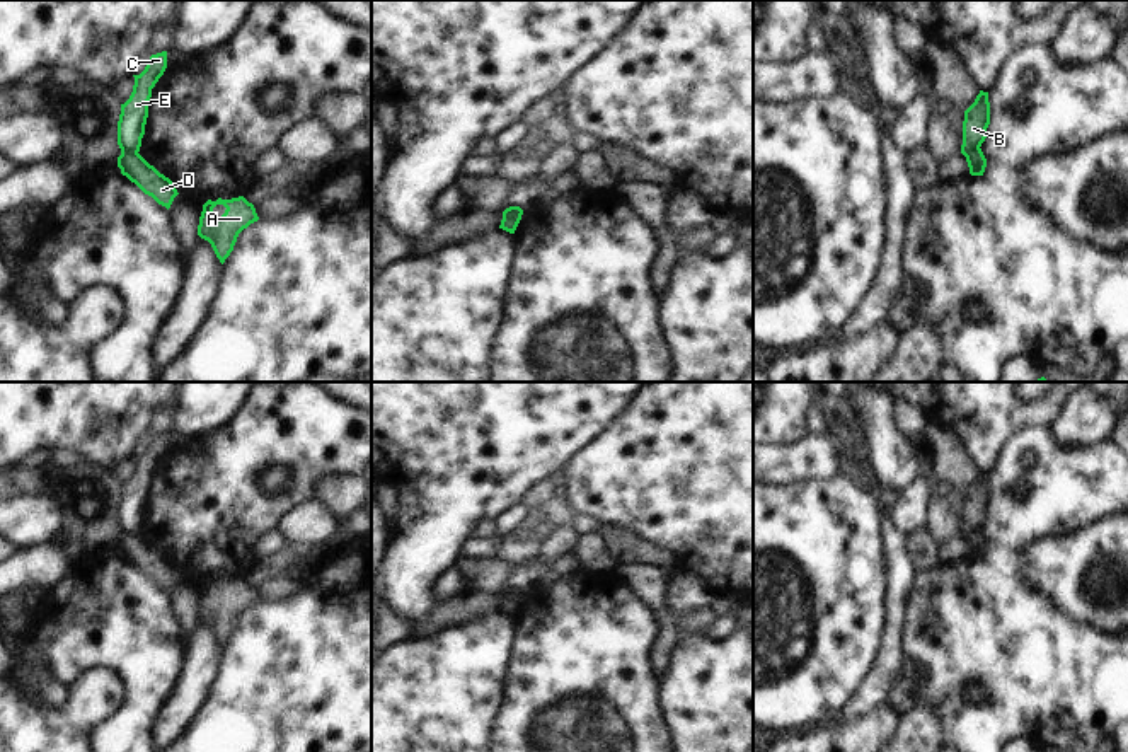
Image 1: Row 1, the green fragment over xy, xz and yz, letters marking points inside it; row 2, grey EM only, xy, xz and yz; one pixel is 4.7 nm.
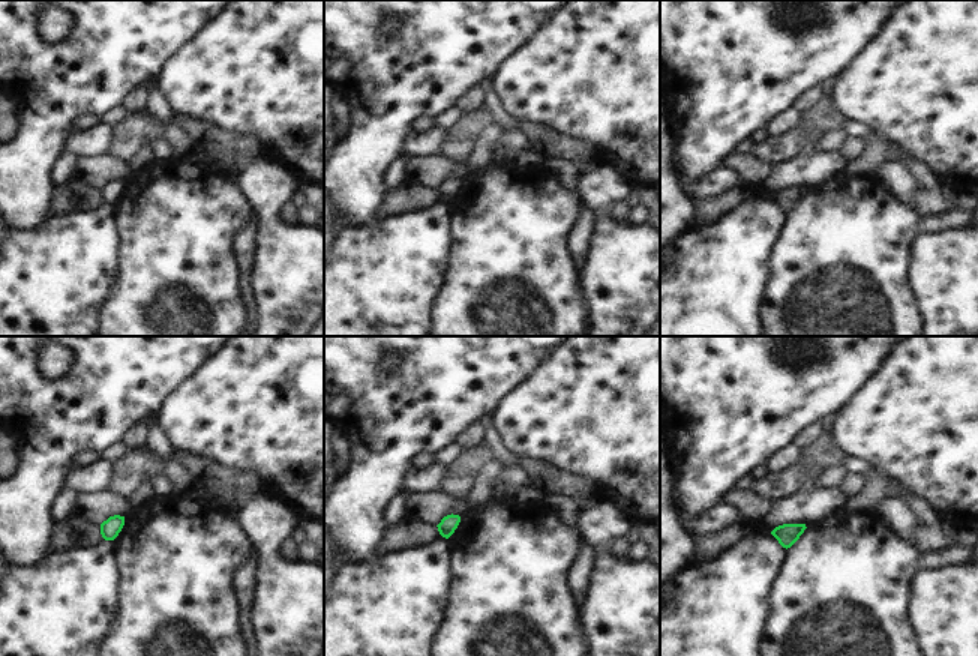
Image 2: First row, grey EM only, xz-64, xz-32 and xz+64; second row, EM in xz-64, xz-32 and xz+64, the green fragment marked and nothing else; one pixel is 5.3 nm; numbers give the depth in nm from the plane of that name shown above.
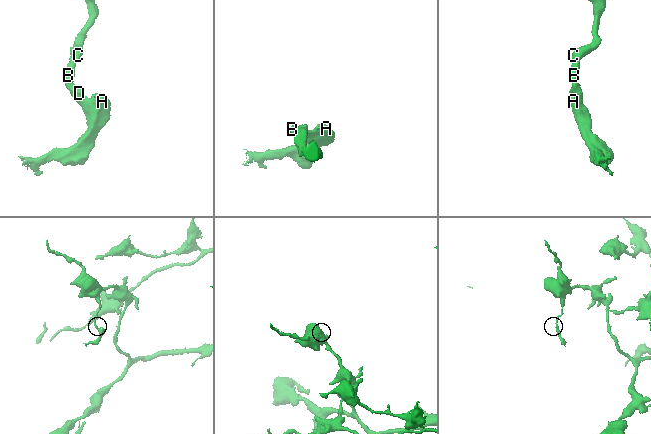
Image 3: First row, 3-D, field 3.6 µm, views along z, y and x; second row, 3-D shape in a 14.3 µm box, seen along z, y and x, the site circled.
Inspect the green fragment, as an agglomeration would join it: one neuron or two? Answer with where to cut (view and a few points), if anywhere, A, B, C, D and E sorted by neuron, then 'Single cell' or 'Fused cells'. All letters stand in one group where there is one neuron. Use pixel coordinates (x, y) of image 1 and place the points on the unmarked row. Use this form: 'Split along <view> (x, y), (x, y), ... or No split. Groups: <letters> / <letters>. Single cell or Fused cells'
Split along xz (503, 595), (520, 599). Groups: A D / B C E. Fused cells.

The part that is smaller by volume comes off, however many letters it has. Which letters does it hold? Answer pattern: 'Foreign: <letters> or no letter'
Foreign: A, D

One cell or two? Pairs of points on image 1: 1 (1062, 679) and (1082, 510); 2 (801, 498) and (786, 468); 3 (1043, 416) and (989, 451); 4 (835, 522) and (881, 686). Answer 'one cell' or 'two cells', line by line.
1: one cell
2: two cells
3: one cell
4: two cells

